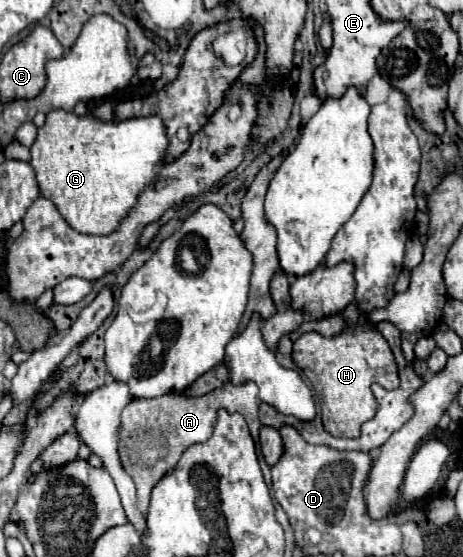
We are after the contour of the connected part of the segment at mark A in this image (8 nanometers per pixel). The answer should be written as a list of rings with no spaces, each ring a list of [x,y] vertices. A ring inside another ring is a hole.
[[[253,381],[243,385],[225,383],[223,387],[207,393],[205,397],[185,397],[181,393],[169,393],[165,397],[155,399],[133,399],[121,413],[121,429],[119,429],[119,459],[123,469],[131,475],[137,487],[137,507],[143,515],[149,509],[151,489],[161,481],[161,477],[175,469],[183,451],[195,443],[203,443],[211,437],[213,423],[217,419],[217,409],[227,409],[229,413],[241,413],[255,437],[256,452],[264,480],[269,487],[272,485],[271,467],[267,465],[261,453],[257,435],[259,435],[259,399],[257,385]],[[161,435],[165,437],[165,449],[161,449]]]

